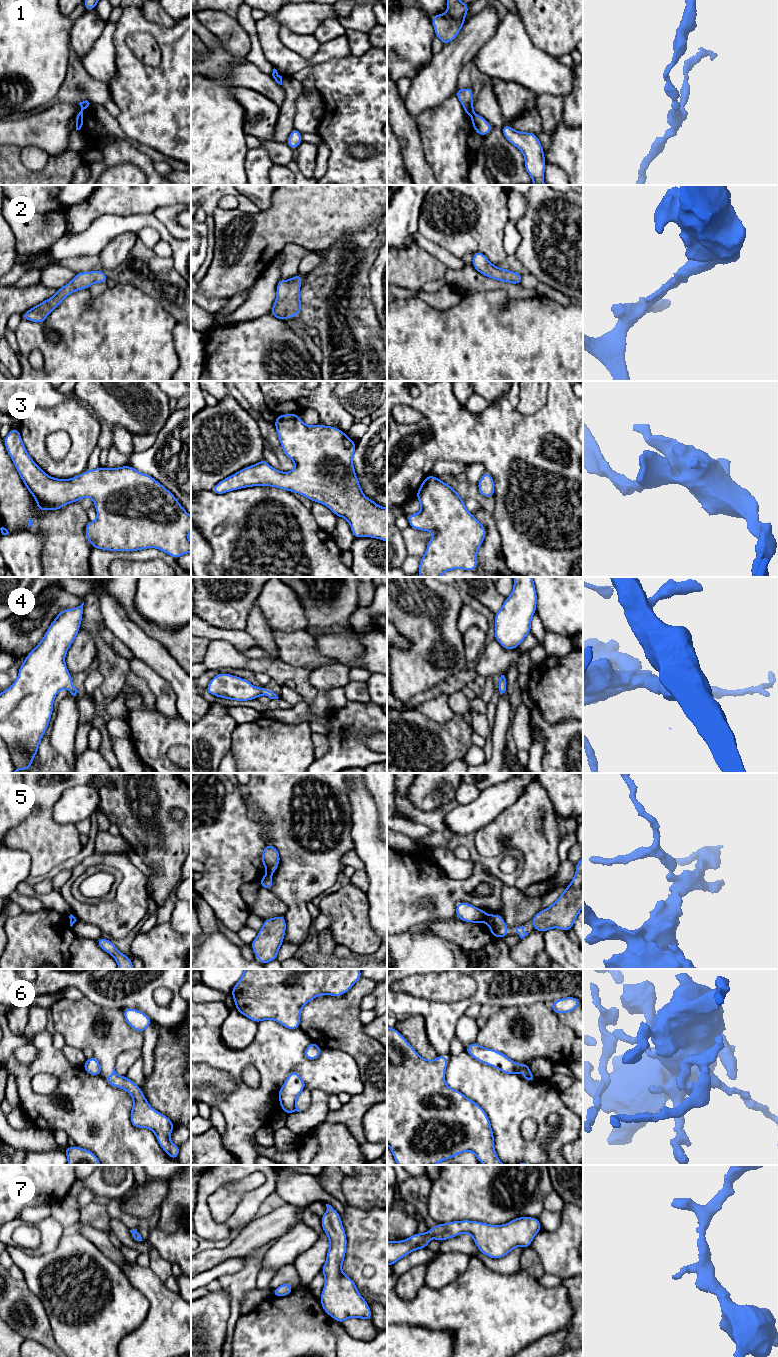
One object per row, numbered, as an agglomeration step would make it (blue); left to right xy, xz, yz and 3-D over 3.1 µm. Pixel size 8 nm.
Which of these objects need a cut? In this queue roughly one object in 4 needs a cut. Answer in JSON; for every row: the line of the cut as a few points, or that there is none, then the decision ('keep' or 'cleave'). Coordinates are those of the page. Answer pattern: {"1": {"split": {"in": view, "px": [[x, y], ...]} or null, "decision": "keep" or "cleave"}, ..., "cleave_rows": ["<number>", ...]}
{"1": {"split": {"in": "xy", "px": [[83, 113], [77, 115]]}, "decision": "cleave"}, "2": {"split": null, "decision": "keep"}, "3": {"split": null, "decision": "keep"}, "4": {"split": null, "decision": "keep"}, "5": {"split": {"in": "yz", "px": [[489, 916], [487, 922]]}, "decision": "cleave"}, "6": {"split": {"in": "yz", "px": [[517, 1065], [518, 1073]]}, "decision": "cleave"}, "7": {"split": null, "decision": "keep"}, "cleave_rows": ["1", "5", "6"]}

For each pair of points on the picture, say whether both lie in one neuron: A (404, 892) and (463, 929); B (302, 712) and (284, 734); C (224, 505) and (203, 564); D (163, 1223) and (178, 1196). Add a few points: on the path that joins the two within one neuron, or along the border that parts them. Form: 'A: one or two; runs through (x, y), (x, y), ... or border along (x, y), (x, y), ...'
A: two; border along (455, 917), (432, 920), (426, 924)
B: two; border along (270, 718), (286, 723), (309, 723)
C: two; border along (201, 533), (212, 550), (210, 566)
D: one; runs through (170, 1216), (178, 1208), (178, 1203)

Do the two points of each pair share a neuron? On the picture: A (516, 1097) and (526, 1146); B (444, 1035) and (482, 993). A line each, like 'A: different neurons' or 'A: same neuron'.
A: same neuron
B: same neuron

